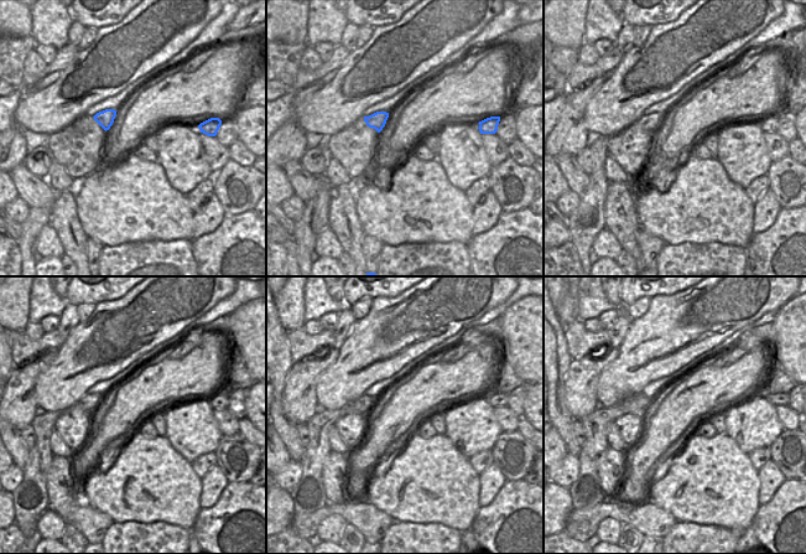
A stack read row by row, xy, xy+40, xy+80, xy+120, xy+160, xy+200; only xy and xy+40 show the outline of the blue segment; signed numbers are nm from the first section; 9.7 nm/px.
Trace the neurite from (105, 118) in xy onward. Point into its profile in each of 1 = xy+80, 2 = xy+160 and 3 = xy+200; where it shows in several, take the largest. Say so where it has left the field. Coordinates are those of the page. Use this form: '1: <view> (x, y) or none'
1: xy+80 (651, 122)
2: xy+160 (362, 405)
3: xy+200 (638, 404)

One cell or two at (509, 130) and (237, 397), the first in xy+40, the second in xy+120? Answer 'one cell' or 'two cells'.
one cell

